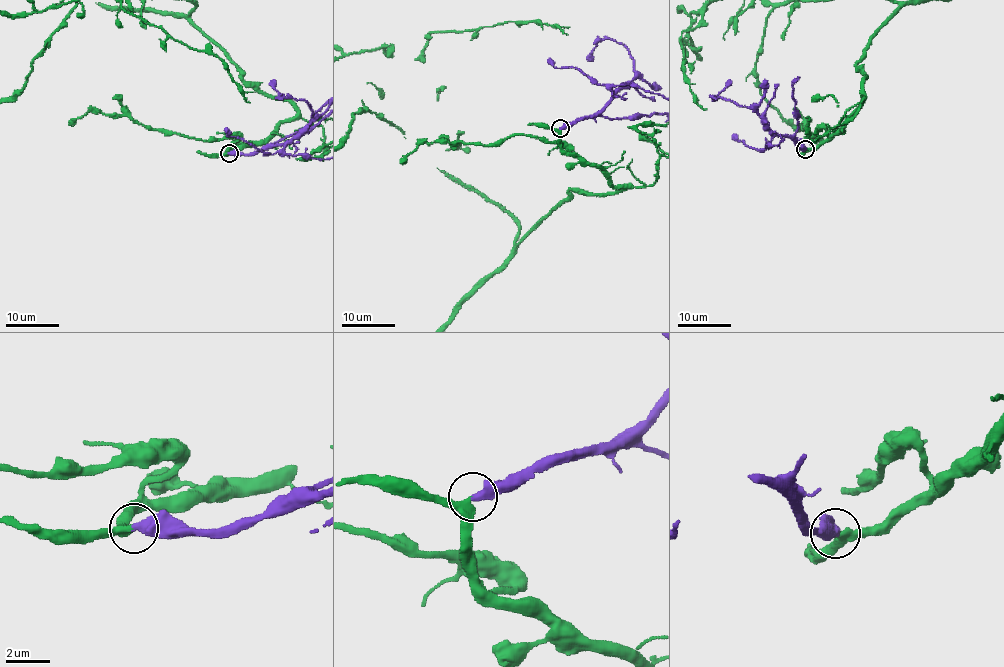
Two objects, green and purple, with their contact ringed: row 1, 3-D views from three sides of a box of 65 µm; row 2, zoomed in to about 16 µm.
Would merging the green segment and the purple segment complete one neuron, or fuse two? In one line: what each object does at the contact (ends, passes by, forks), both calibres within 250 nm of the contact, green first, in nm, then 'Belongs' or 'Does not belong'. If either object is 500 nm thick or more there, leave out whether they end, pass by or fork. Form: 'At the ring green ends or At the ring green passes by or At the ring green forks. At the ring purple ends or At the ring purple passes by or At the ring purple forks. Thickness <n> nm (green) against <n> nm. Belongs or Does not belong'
At the ring green passes by. At the ring purple ends. Thickness 280 nm (green) against 480 nm. Belongs

